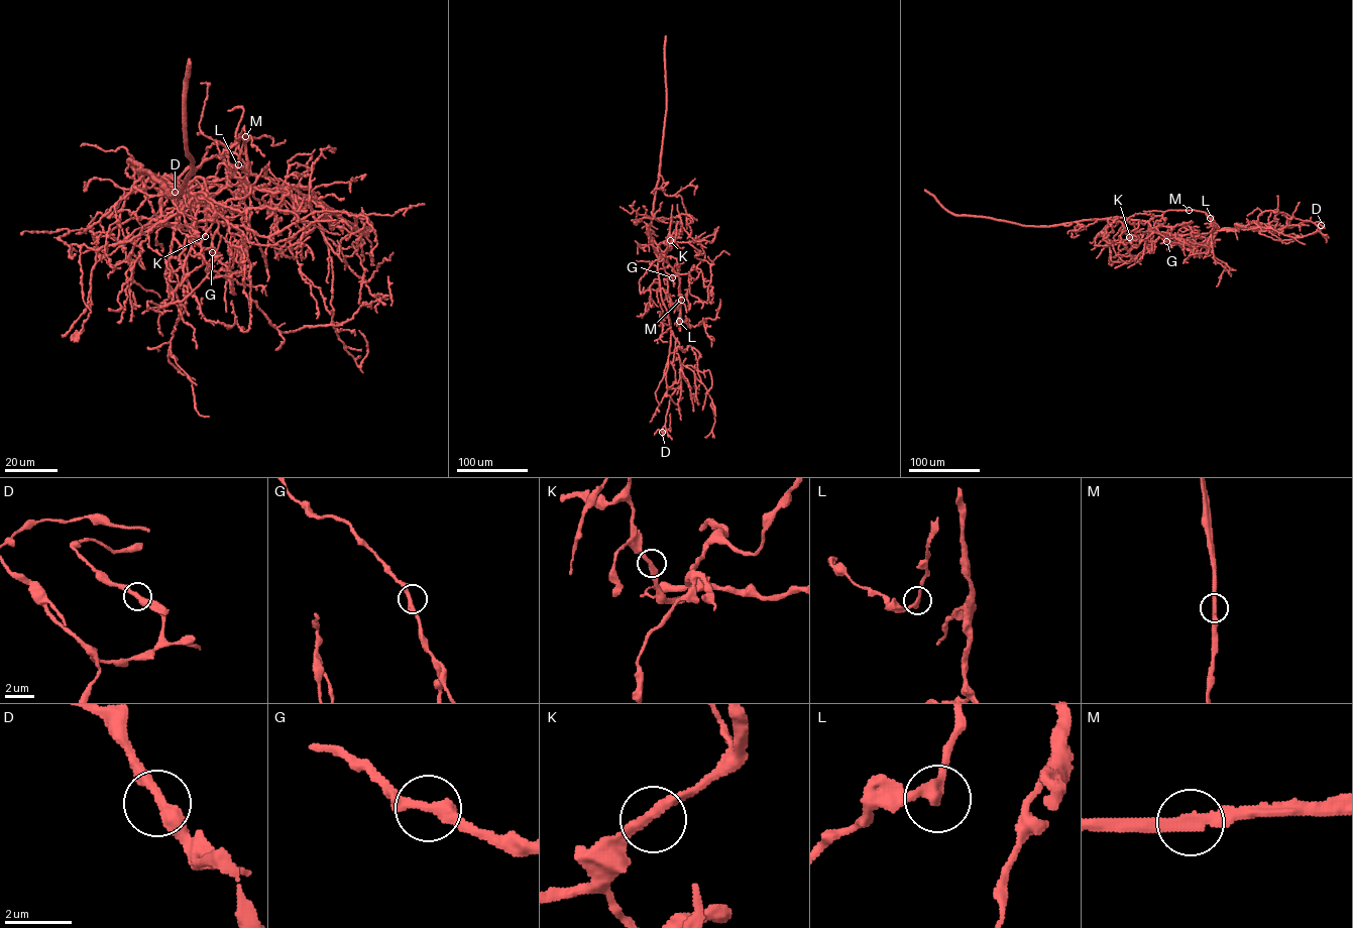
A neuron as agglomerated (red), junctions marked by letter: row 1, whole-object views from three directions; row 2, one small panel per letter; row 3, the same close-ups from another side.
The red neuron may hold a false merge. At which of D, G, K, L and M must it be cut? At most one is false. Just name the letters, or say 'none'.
none

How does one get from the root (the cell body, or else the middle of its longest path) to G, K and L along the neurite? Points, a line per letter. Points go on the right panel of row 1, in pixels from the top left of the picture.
G: (1145, 222), (1151, 228), (1147, 245), (1159, 237), (1166, 241)
K: (1145, 222), (1143, 224), (1138, 221), (1129, 237)
L: (1145, 222), (1170, 210), (1204, 212), (1210, 218)

